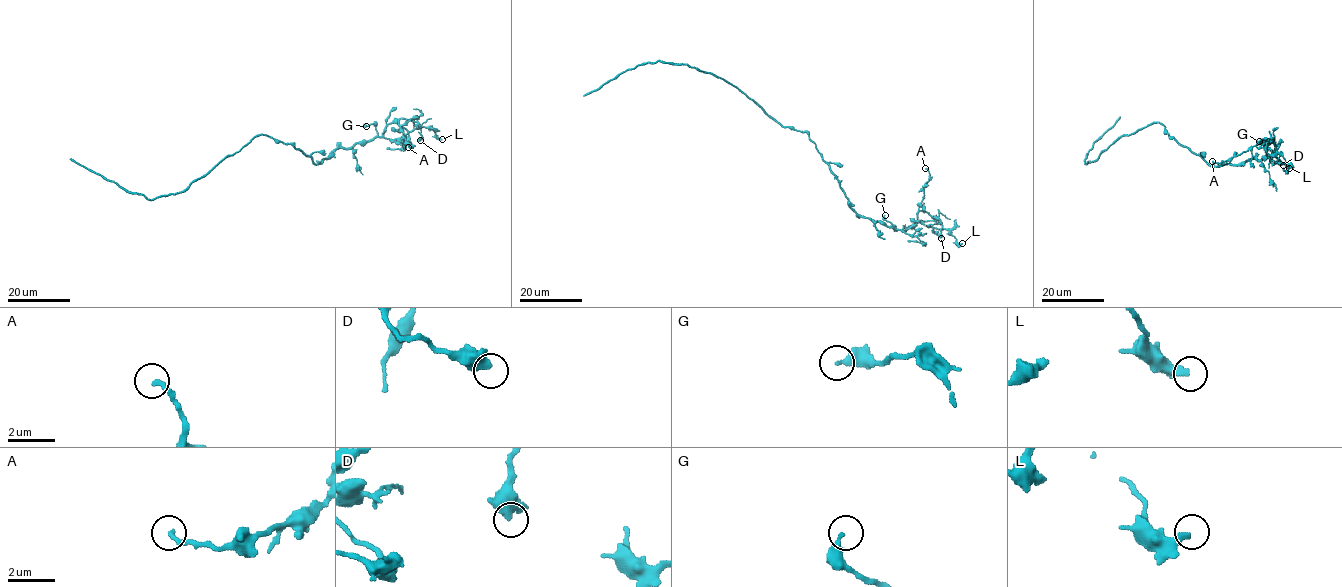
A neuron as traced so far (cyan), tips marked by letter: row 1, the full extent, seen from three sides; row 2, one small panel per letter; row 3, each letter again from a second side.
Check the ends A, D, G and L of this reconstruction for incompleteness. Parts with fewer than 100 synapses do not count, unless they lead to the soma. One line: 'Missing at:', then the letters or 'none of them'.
Missing at: none of them

